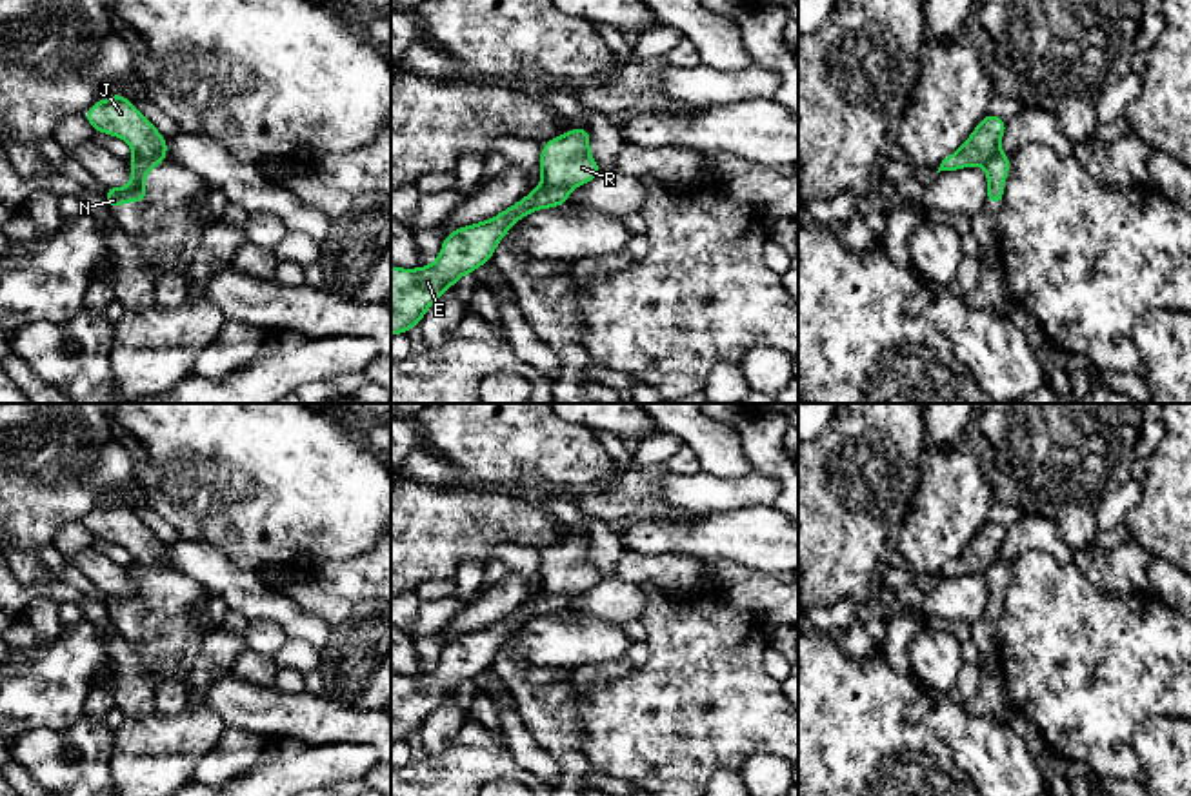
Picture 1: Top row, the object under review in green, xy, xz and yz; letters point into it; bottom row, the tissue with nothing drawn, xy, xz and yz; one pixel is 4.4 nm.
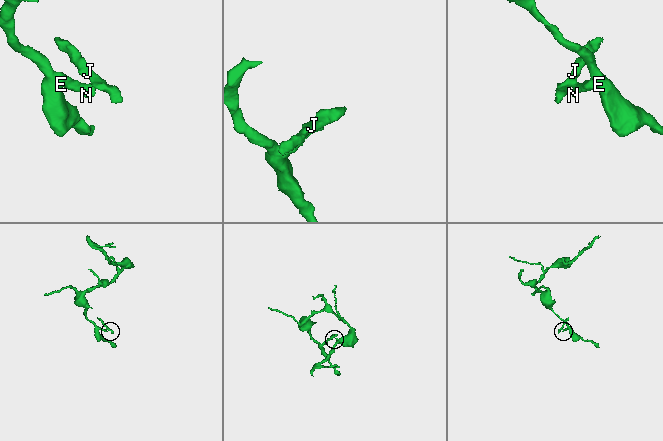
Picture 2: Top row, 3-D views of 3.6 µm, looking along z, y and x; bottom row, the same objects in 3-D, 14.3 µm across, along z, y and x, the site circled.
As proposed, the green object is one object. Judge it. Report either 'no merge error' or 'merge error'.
merge error

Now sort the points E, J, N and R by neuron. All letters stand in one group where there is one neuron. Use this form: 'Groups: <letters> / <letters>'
Groups: E N / J R

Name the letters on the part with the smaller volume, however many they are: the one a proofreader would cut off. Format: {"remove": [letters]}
{"remove": ["J", "R"]}

